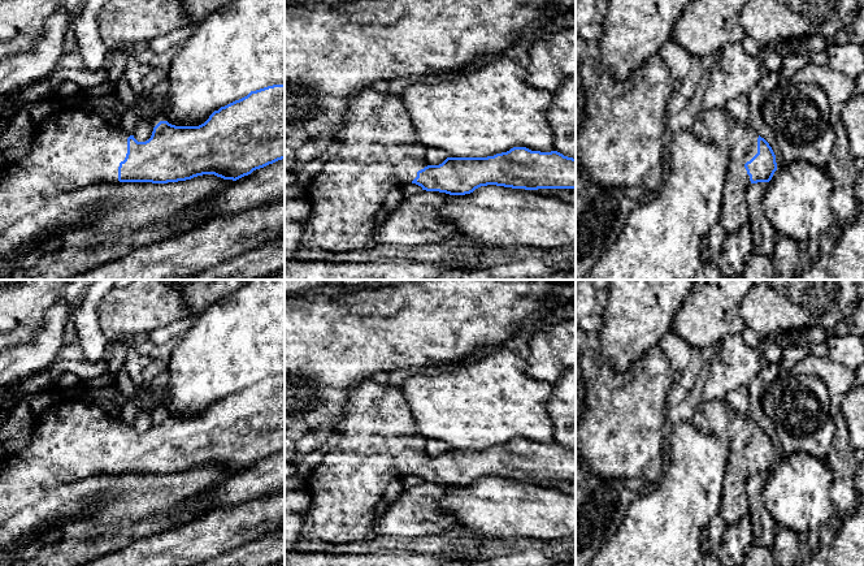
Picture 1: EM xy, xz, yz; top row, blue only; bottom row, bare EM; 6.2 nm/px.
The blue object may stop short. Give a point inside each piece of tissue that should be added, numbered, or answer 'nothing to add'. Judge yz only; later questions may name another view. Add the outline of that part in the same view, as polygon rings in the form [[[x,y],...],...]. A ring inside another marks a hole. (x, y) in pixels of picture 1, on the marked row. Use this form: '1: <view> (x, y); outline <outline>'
1: yz (720, 126); outline [[[726,108],[700,111],[691,131],[696,138],[713,142],[729,154],[720,222],[728,234],[735,233],[750,221],[746,191],[752,183],[744,164],[757,154],[759,134],[750,125],[739,122]]]

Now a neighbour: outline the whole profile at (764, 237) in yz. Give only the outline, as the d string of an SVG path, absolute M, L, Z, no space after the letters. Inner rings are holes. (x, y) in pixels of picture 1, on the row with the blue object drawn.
M768 182L752 183L746 191L752 229L752 252L772 256L777 241L777 233L765 215L763 199Z

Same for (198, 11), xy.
M181 0L183 10L188 14L188 26L194 30L217 8L234 0Z

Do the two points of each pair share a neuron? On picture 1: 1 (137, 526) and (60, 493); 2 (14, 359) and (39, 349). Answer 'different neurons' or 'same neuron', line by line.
1: same neuron
2: same neuron

